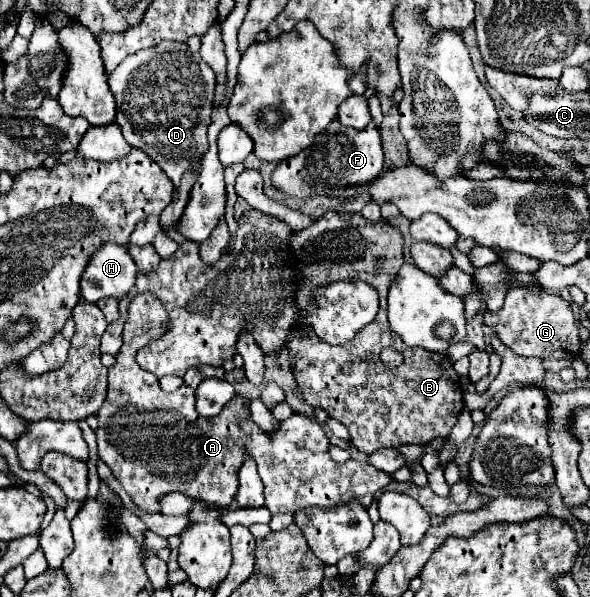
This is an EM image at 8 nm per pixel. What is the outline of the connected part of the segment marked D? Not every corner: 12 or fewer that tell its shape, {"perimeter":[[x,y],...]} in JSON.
{"perimeter":[[162,41],[108,75],[116,123],[174,187],[208,151],[216,75]]}

